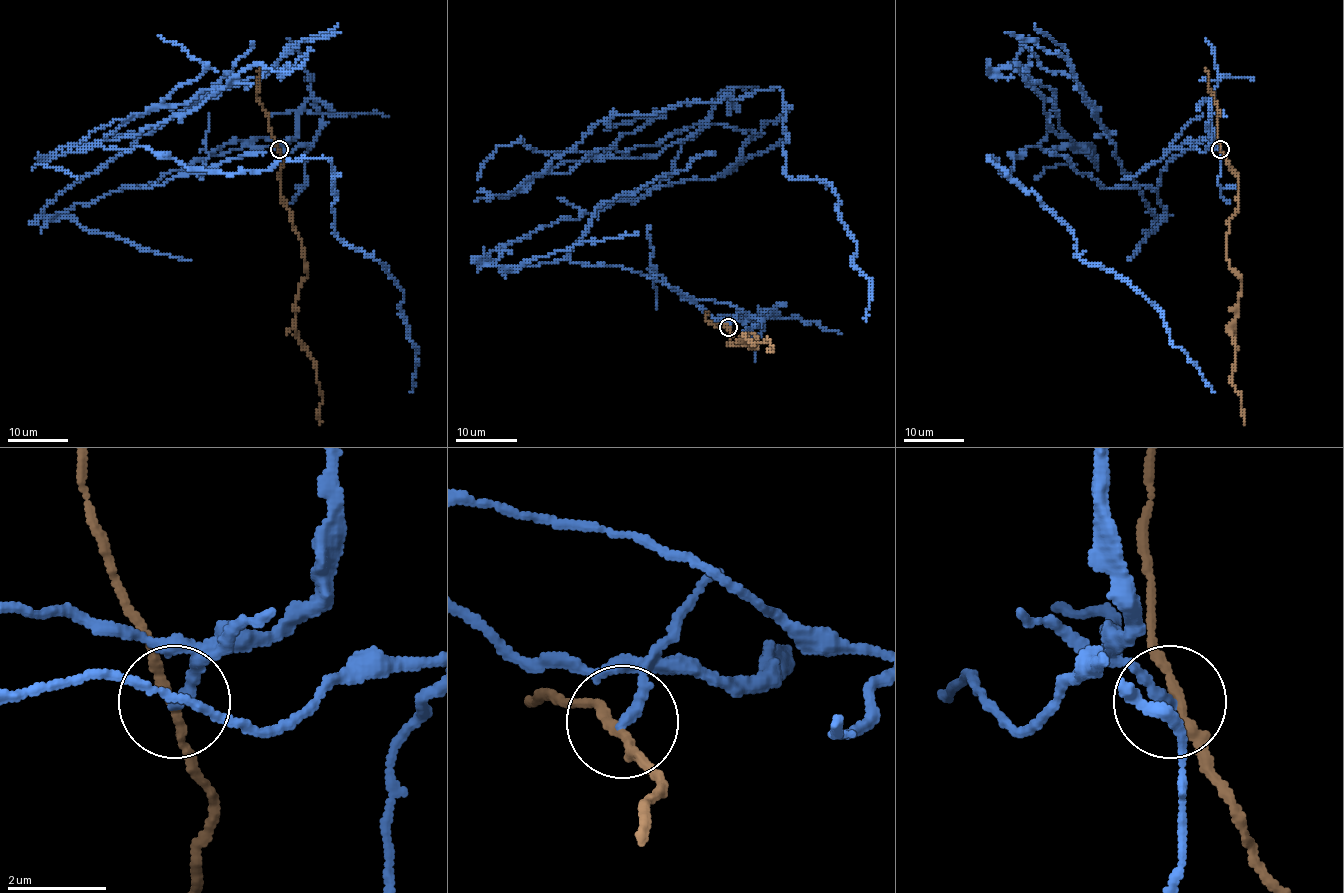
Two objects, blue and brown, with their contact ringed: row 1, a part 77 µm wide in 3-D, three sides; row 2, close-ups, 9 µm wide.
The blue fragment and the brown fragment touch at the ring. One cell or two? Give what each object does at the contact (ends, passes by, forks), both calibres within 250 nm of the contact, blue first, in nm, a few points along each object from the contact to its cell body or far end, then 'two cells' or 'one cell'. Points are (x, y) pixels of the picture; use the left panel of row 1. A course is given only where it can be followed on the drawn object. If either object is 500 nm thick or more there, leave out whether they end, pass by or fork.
blue ends there; brown passes by; 240 nm thick on the blue side, 180 nm on the other; blue runs (278, 148), (323, 115), (40, 214), (310, 40), (95, 144), (328, 159), (334, 232), (403, 291), (410, 392); brown runs (278, 148), (281, 202), (302, 246), (305, 268), (295, 306), (295, 334), (314, 364), (320, 424); two cells

